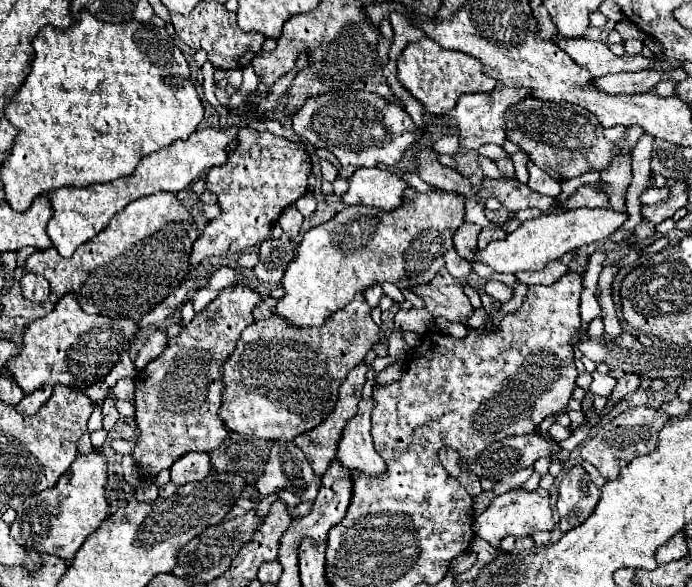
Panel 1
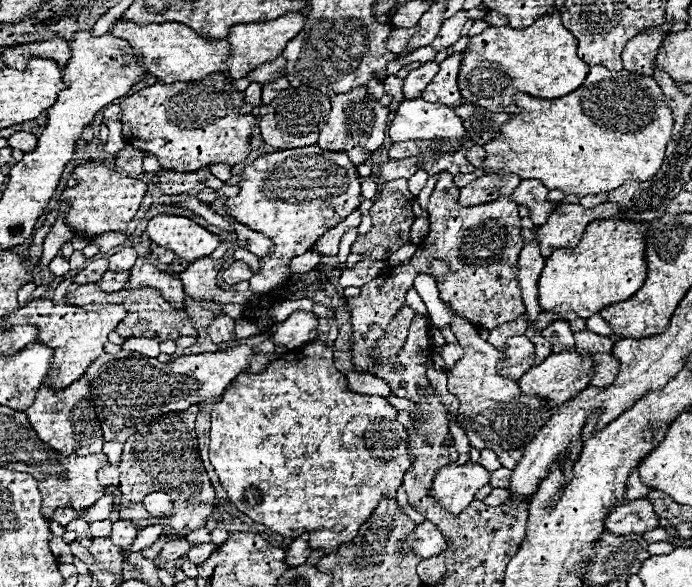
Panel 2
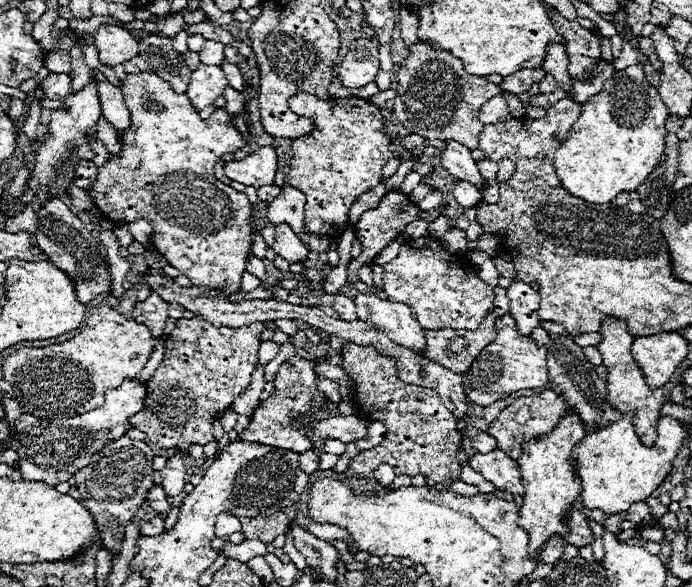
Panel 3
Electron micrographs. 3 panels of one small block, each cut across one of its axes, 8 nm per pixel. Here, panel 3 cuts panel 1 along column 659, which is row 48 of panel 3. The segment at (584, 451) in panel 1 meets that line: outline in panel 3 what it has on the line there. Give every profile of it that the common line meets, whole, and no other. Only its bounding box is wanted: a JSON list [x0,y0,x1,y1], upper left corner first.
[394,42,502,150]

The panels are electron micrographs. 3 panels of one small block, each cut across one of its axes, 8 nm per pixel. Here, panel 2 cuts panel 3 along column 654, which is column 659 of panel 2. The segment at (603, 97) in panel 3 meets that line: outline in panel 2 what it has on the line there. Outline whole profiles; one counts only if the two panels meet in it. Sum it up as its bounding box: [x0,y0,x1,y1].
[482,66,674,198]

